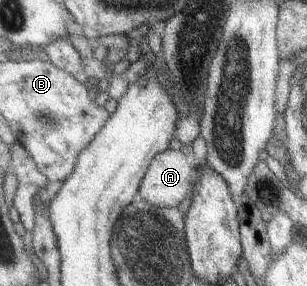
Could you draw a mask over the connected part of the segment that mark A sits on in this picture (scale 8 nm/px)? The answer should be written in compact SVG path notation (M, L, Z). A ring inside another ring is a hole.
M163 150L149 166L139 198L152 206L176 207L190 194L197 166L178 150Z

